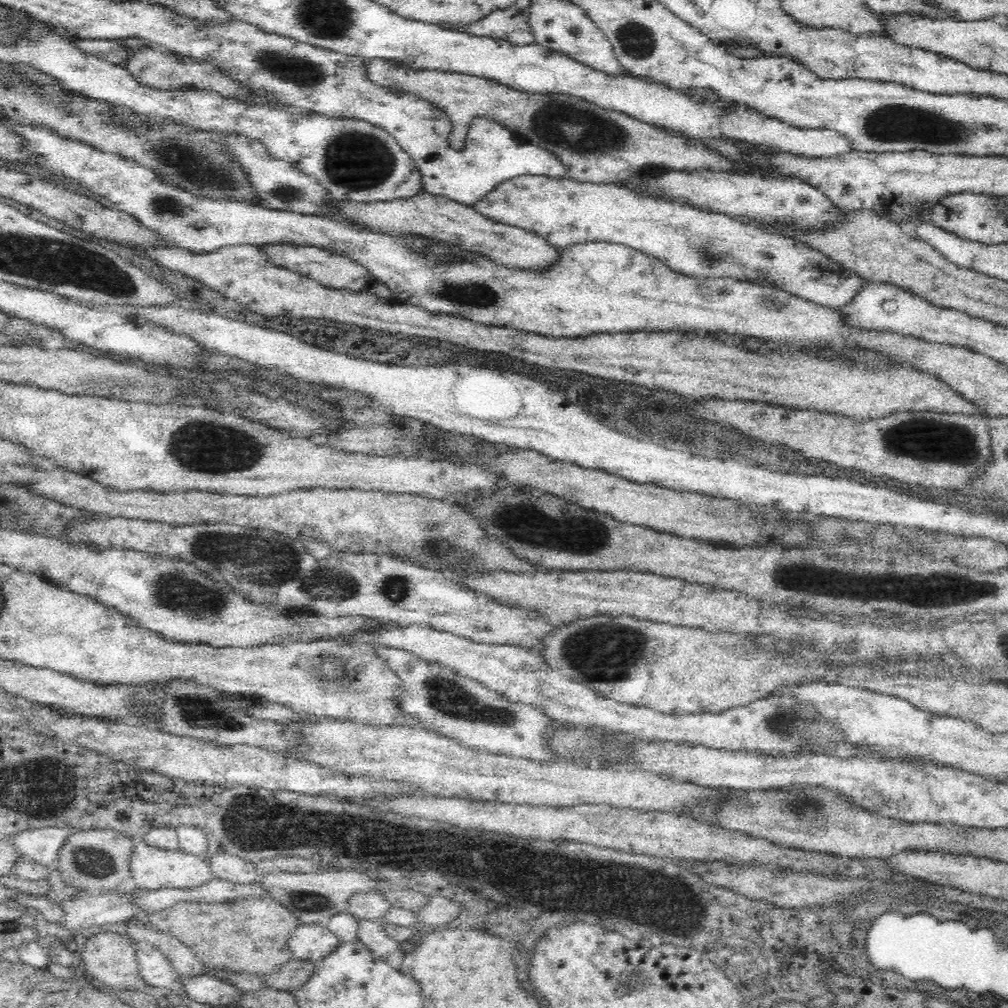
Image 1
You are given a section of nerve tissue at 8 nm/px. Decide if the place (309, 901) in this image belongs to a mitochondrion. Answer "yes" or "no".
yes

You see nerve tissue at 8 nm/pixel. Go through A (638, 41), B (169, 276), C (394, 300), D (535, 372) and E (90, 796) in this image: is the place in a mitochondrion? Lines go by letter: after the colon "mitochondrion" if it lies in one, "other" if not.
A: mitochondrion
B: other
C: other
D: other
E: other

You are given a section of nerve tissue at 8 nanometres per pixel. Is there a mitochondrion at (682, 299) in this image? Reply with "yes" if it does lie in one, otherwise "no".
no

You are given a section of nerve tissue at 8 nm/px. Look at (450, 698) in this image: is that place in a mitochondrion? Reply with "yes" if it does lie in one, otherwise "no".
yes

